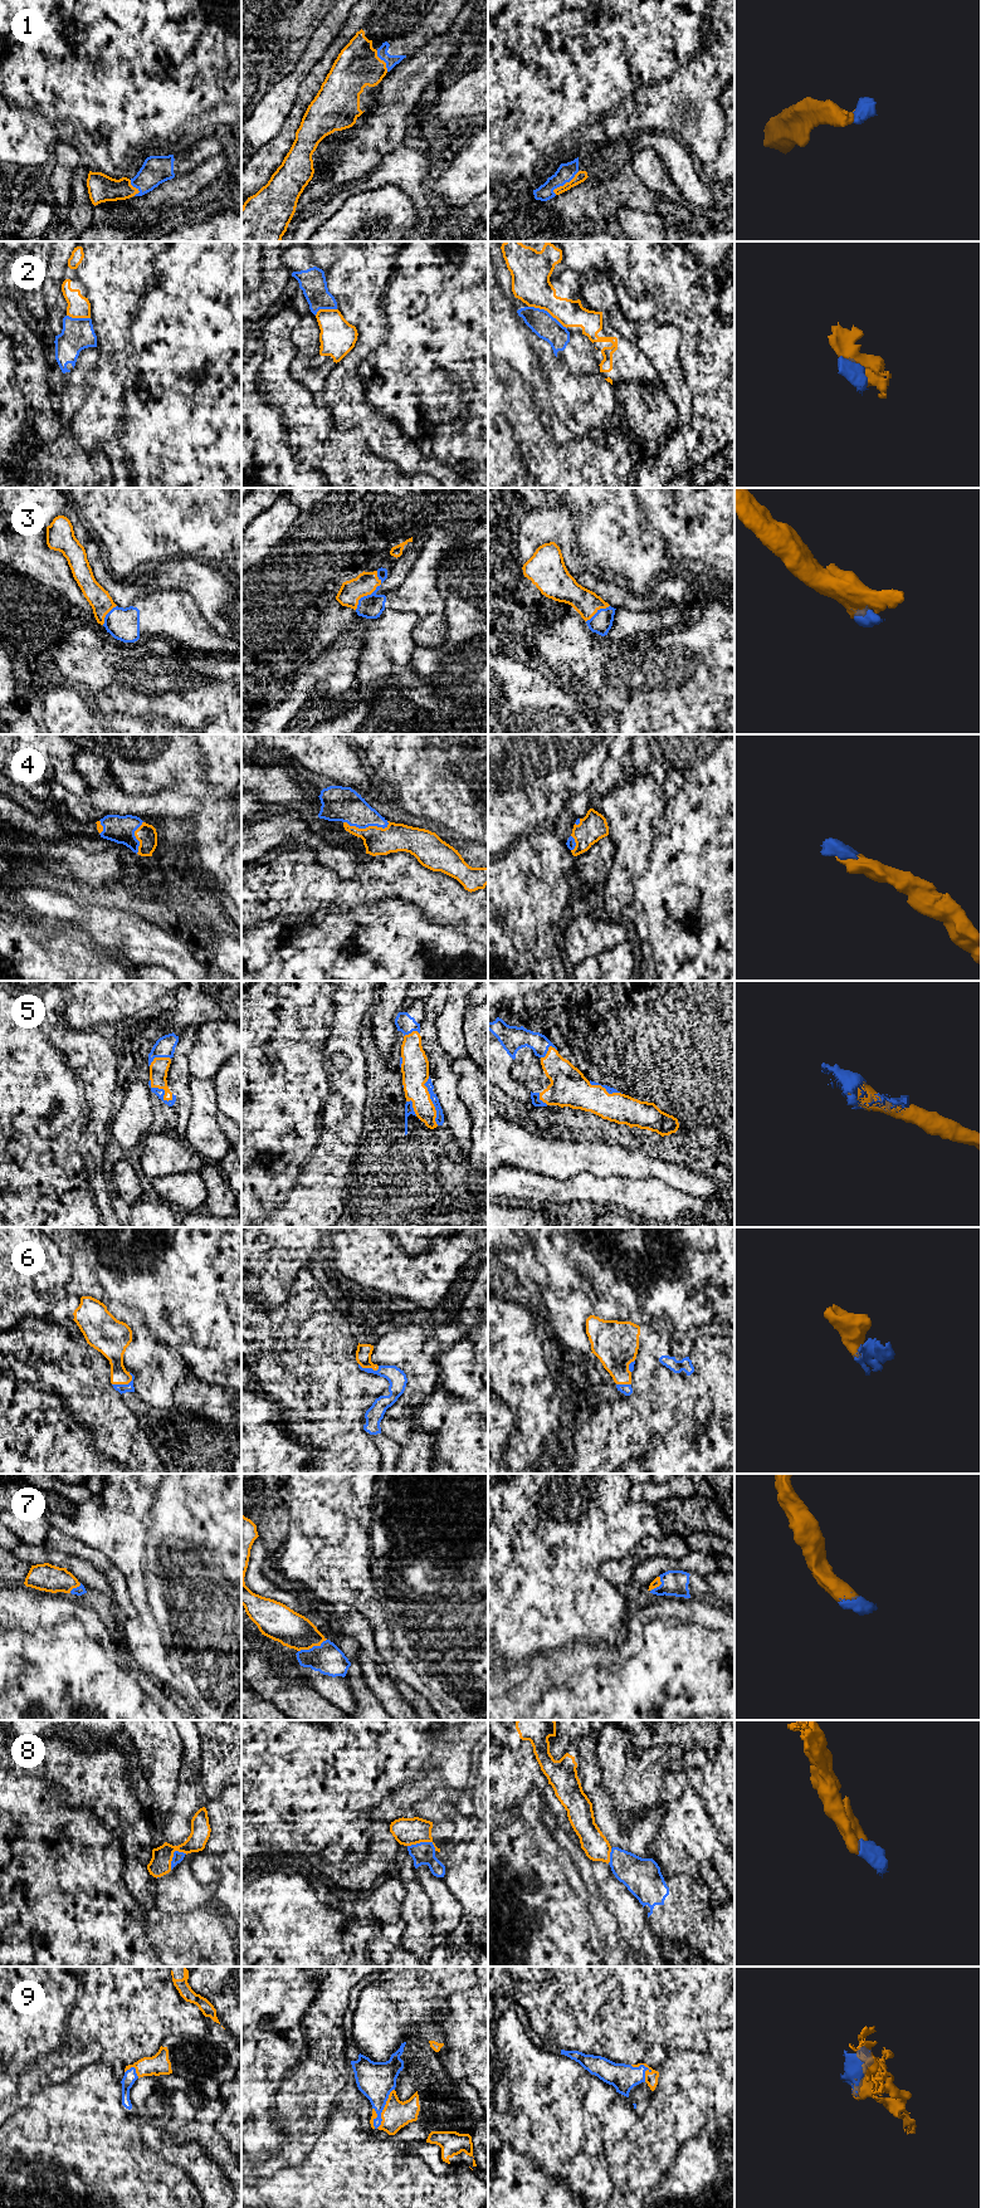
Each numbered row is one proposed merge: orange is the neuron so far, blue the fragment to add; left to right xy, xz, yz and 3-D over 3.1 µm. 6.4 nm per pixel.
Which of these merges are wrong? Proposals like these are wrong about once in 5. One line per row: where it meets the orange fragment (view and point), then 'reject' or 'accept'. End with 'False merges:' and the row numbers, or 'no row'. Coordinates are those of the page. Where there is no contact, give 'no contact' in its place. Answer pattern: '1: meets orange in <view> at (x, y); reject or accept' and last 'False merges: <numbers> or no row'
1: meets orange in yz at (566, 182); accept
2: meets orange in yz at (547, 311); reject
3: meets orange in xz at (371, 592); accept
4: meets orange in xz at (366, 828); accept
5: meets orange in xz at (430, 1100); accept
6: meets orange in xy at (123, 1383); accept
7: meets orange in xz at (312, 1646); accept
8: meets orange in xz at (423, 1841); accept
9: meets orange in xz at (382, 2110); accept
False merges: 2

